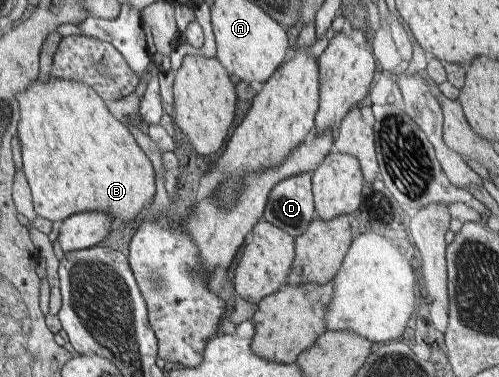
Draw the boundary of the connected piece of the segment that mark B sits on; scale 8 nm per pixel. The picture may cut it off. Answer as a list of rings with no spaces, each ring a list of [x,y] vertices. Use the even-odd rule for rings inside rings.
[[[52,76],[47,82],[36,78],[23,91],[16,93],[16,100],[23,173],[31,188],[33,207],[38,216],[58,222],[76,213],[98,211],[109,214],[119,224],[134,219],[151,202],[156,182],[150,159],[126,124],[110,113],[102,97],[91,86],[82,81]]]

